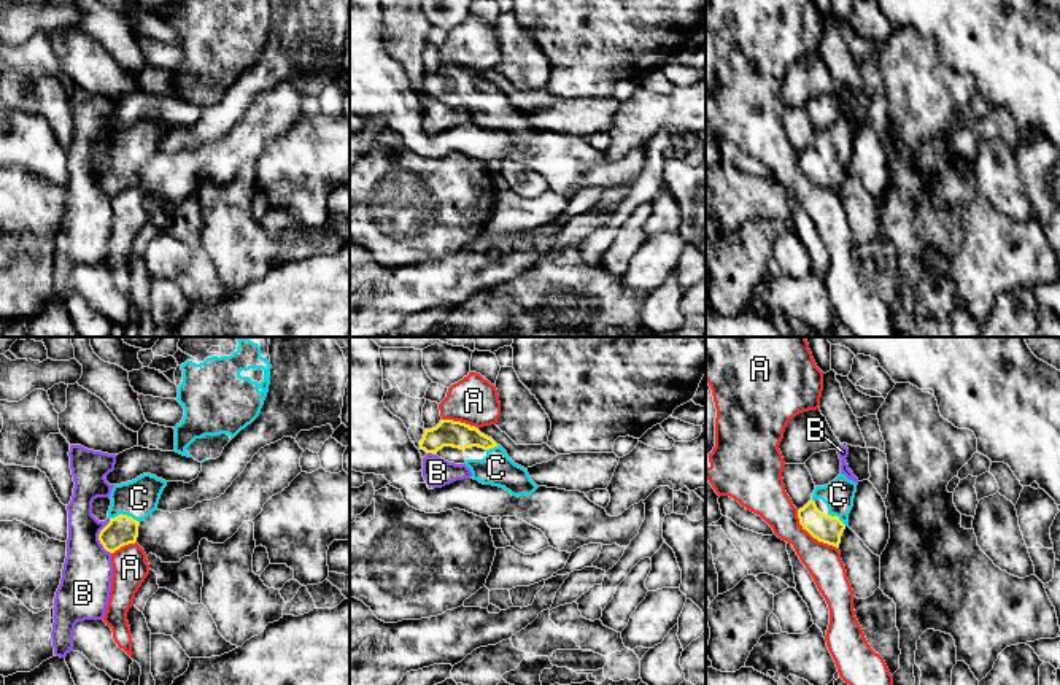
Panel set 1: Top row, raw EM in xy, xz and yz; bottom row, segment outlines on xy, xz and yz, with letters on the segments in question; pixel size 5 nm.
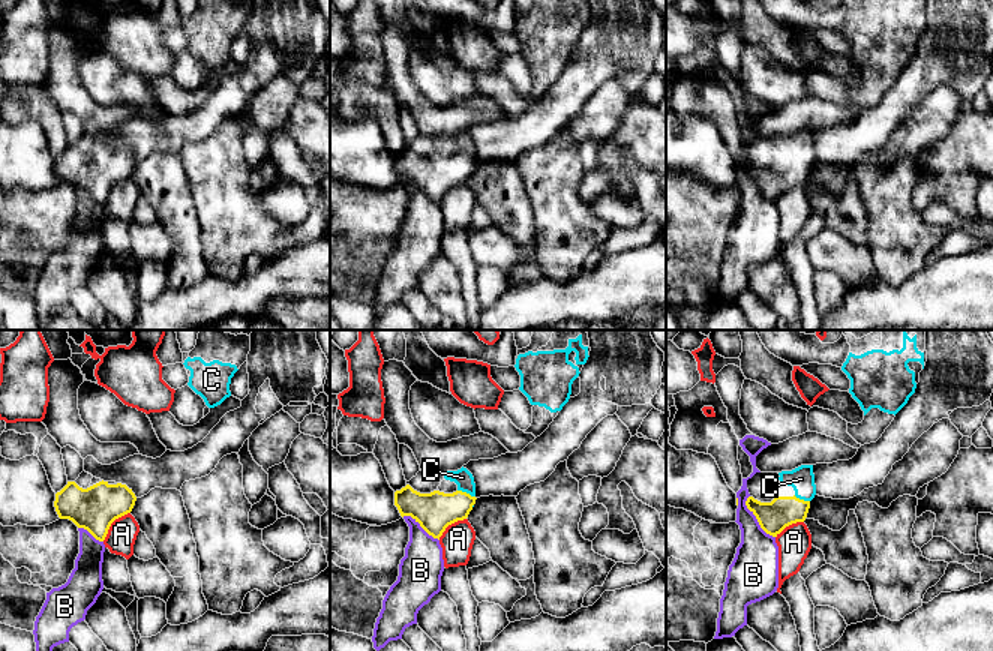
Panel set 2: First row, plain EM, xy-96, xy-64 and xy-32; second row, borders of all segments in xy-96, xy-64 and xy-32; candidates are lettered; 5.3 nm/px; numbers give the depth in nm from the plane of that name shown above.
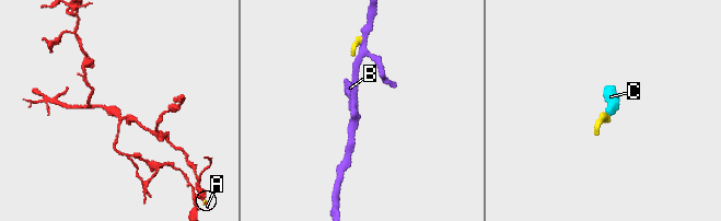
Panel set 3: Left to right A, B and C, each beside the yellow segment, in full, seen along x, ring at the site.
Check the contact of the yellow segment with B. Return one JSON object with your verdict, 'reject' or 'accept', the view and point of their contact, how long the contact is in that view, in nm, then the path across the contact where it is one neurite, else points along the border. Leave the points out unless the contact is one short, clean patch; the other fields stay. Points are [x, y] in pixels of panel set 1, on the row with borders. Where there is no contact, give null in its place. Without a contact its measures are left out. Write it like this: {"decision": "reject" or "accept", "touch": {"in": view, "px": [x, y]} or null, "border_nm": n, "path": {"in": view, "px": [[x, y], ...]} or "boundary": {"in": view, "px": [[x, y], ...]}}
{"decision": "reject", "touch": {"in": "xy", "px": [99, 536]}, "border_nm": 180, "boundary": {"in": "xy", "px": [[110, 518], [99, 534], [99, 542], [110, 553]]}}

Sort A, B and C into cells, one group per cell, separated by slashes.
A / B / C

